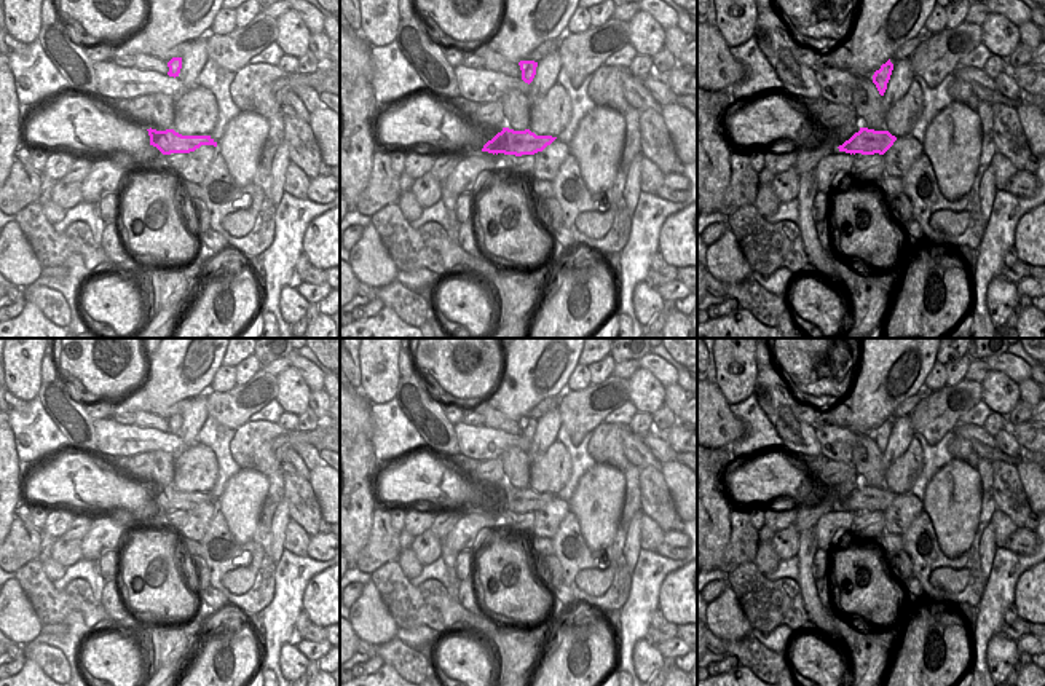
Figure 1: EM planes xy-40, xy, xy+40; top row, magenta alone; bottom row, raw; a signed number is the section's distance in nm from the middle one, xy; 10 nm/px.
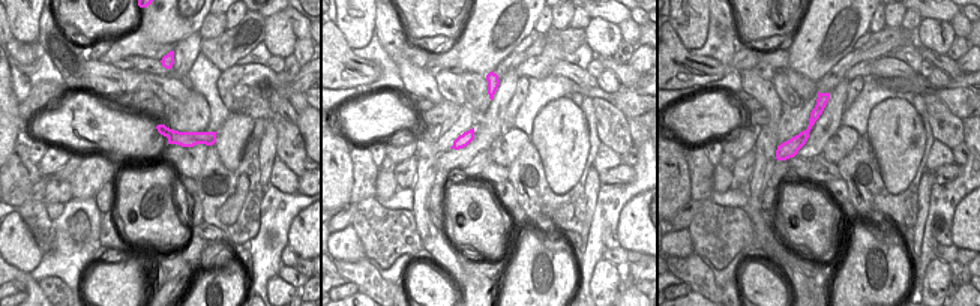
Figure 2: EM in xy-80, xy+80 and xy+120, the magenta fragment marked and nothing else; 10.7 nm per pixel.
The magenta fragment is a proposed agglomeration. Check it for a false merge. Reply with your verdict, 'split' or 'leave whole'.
split

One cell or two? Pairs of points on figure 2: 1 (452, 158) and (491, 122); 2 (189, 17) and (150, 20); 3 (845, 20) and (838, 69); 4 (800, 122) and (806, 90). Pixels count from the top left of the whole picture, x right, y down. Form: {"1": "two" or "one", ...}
{"1": "one", "2": "one", "3": "two", "4": "two"}

